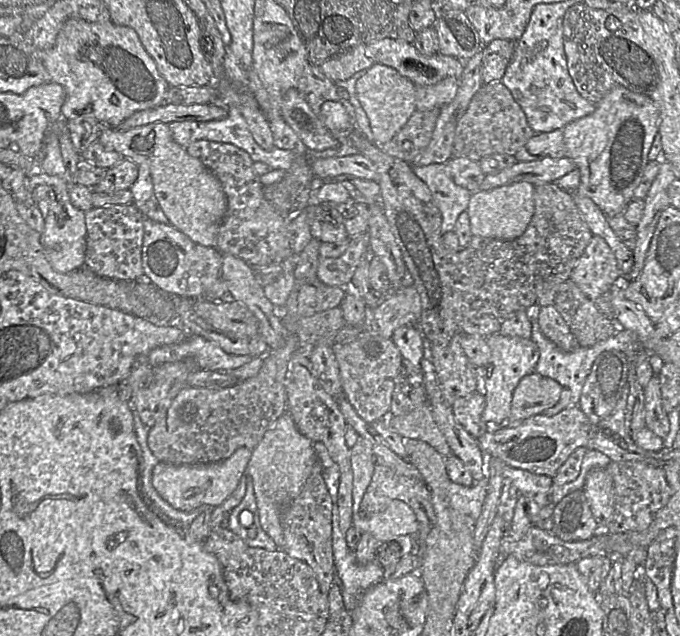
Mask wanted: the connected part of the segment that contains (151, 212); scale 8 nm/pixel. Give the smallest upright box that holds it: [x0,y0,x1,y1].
[129,164,168,224]

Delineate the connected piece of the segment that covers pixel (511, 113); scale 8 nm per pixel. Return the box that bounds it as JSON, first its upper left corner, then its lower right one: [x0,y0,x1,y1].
[452,80,535,161]

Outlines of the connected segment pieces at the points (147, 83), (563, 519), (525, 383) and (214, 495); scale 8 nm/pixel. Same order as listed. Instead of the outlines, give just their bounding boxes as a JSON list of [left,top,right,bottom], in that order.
[[40,19,168,127],[551,488,599,541],[510,371,562,421],[152,447,253,512]]

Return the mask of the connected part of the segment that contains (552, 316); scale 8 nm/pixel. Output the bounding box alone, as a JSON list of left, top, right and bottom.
[536,305,576,351]

